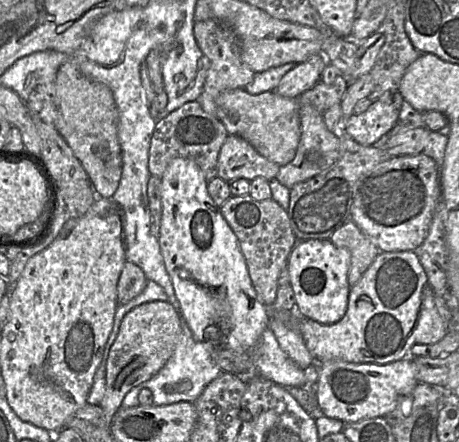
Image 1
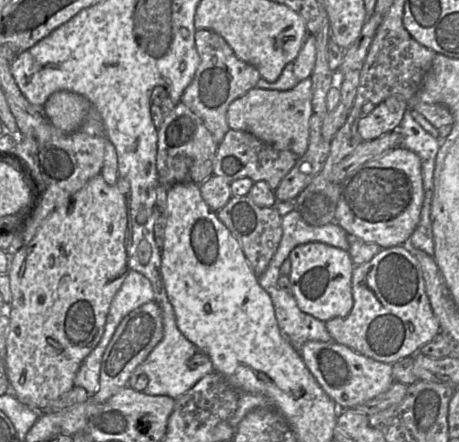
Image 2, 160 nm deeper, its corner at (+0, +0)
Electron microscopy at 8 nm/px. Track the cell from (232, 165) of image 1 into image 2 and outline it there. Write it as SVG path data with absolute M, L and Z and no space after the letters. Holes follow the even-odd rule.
M230 129L218 146L213 164L213 175L223 177L229 183L240 178L249 178L254 183L263 181L275 190L294 167L298 158L300 157L293 152L275 149L251 133Z

